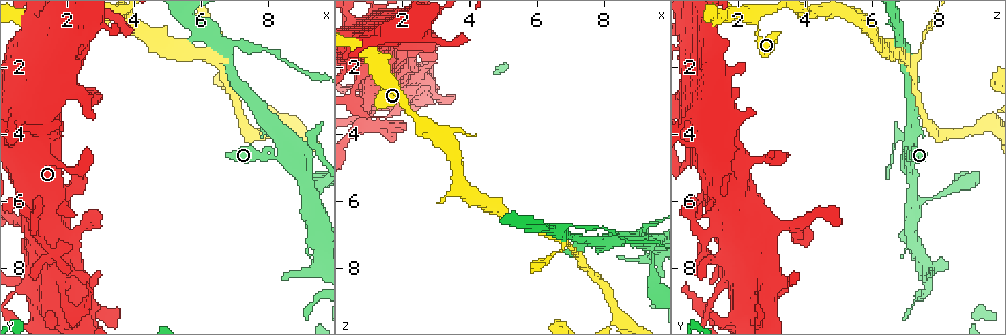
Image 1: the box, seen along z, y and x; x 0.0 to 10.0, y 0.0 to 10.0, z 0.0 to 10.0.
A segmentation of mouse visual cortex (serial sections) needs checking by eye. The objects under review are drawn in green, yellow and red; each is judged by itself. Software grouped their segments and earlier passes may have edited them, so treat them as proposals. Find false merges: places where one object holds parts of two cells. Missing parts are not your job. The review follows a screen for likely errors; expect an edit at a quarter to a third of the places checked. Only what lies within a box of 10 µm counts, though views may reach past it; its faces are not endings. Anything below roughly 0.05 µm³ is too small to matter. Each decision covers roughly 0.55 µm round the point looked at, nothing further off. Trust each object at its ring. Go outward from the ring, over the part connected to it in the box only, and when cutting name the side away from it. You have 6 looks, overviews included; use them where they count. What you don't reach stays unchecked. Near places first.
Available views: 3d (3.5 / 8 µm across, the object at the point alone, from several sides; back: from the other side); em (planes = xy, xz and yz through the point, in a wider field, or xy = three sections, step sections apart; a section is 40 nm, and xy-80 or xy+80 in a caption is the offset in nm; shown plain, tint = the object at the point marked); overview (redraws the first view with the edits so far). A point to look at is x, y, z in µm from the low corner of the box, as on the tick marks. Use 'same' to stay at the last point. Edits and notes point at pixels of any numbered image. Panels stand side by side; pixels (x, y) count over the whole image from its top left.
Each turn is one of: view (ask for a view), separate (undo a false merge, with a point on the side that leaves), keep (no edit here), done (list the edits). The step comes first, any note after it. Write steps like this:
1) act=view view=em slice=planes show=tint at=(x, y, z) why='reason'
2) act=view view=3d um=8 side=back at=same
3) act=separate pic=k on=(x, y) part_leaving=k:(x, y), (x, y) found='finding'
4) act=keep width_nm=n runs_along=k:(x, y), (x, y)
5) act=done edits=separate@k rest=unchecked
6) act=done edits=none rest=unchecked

act=view view=3d um=8 at=(1.60, 8.70, 3.15)

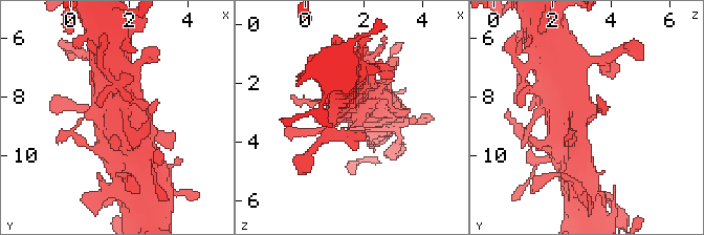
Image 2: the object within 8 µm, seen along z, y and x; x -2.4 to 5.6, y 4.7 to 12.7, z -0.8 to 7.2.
act=view view=em slice=xy step=5 show=tint at=same

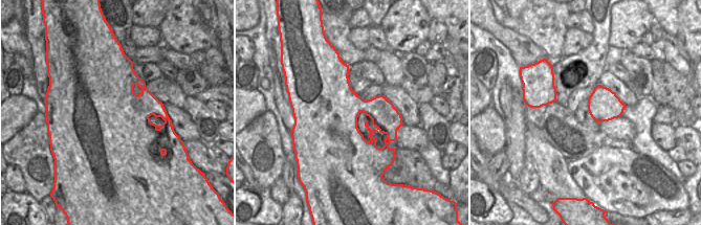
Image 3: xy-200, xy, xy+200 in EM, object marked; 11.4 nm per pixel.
act=keep runs_along=2:(570, 98), (577, 114), (596, 113) found='continuous, no second cell'

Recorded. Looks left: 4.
act=view view=3d um=8 at=(0.95, 6.50, 0.65) why='narrows sharply'

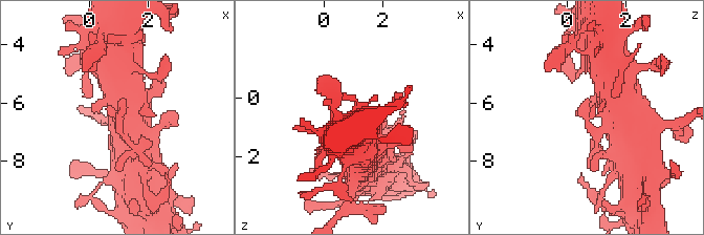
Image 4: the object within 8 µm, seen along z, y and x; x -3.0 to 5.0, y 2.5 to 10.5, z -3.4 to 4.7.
act=view view=em slice=xy step=3 show=tint at=same

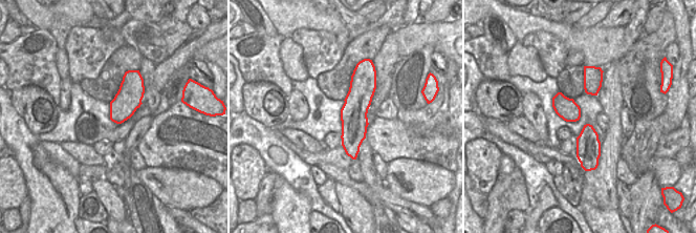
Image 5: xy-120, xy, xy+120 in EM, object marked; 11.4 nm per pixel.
act=keep width_nm=320 runs_along=4:(359, 150), (356, 112) found='continuous, no second cell'

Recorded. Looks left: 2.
act=view view=3d um=3.5 side=back at=(6.65, 1.95, 7.10)

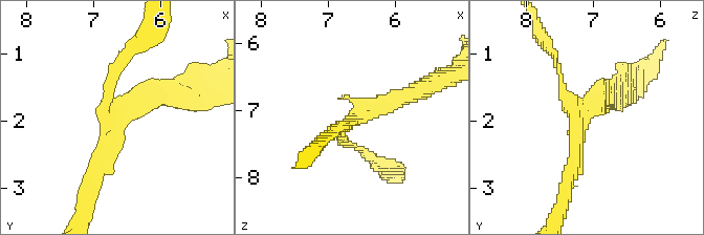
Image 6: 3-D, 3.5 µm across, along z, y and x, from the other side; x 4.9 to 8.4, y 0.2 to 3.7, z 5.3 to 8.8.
act=view view=em slice=xy step=1 show=tint at=(6.65, 1.95, 7.10) why='need the tissue'

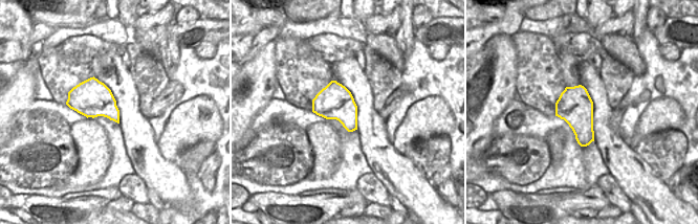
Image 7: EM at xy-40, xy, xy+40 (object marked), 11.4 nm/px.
act=keep arm_widths_nm=100,200,300 runs_along=6:(175, 94), (124, 107), (94, 177) found='continuous, no second cell'

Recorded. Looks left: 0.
act=done edits=none rest=unchecked

